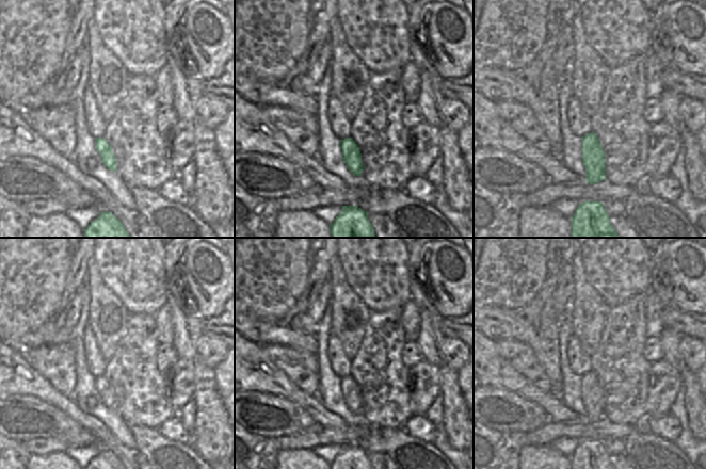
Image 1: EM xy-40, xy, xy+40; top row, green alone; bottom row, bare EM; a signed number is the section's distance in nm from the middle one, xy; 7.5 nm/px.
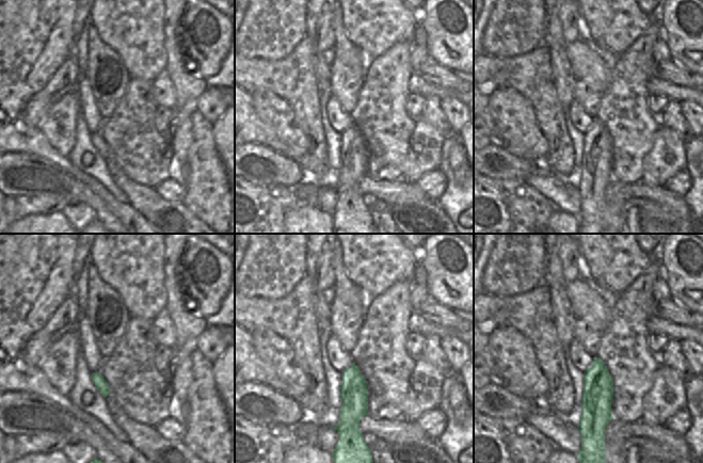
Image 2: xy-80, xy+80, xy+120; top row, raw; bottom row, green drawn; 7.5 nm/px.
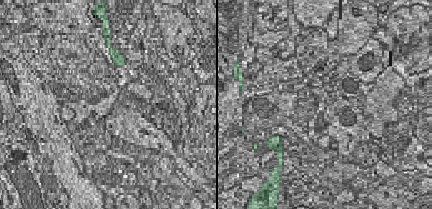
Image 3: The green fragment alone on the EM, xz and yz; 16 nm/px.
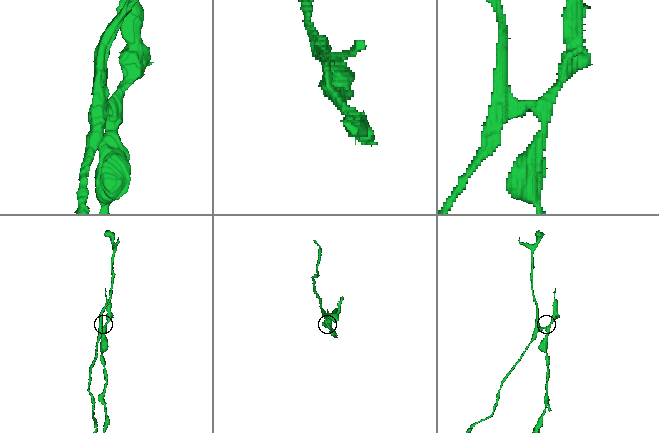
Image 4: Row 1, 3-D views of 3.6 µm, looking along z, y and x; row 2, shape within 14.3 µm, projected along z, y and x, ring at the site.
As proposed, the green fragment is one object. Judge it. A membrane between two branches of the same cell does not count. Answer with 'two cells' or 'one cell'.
two cells

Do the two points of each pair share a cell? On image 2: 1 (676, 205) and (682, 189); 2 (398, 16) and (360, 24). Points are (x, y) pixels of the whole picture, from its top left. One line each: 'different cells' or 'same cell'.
1: different cells
2: same cell

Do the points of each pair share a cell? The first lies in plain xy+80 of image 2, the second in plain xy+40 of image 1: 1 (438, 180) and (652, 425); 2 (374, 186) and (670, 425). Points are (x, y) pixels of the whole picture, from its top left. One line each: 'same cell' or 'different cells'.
1: same cell
2: different cells

